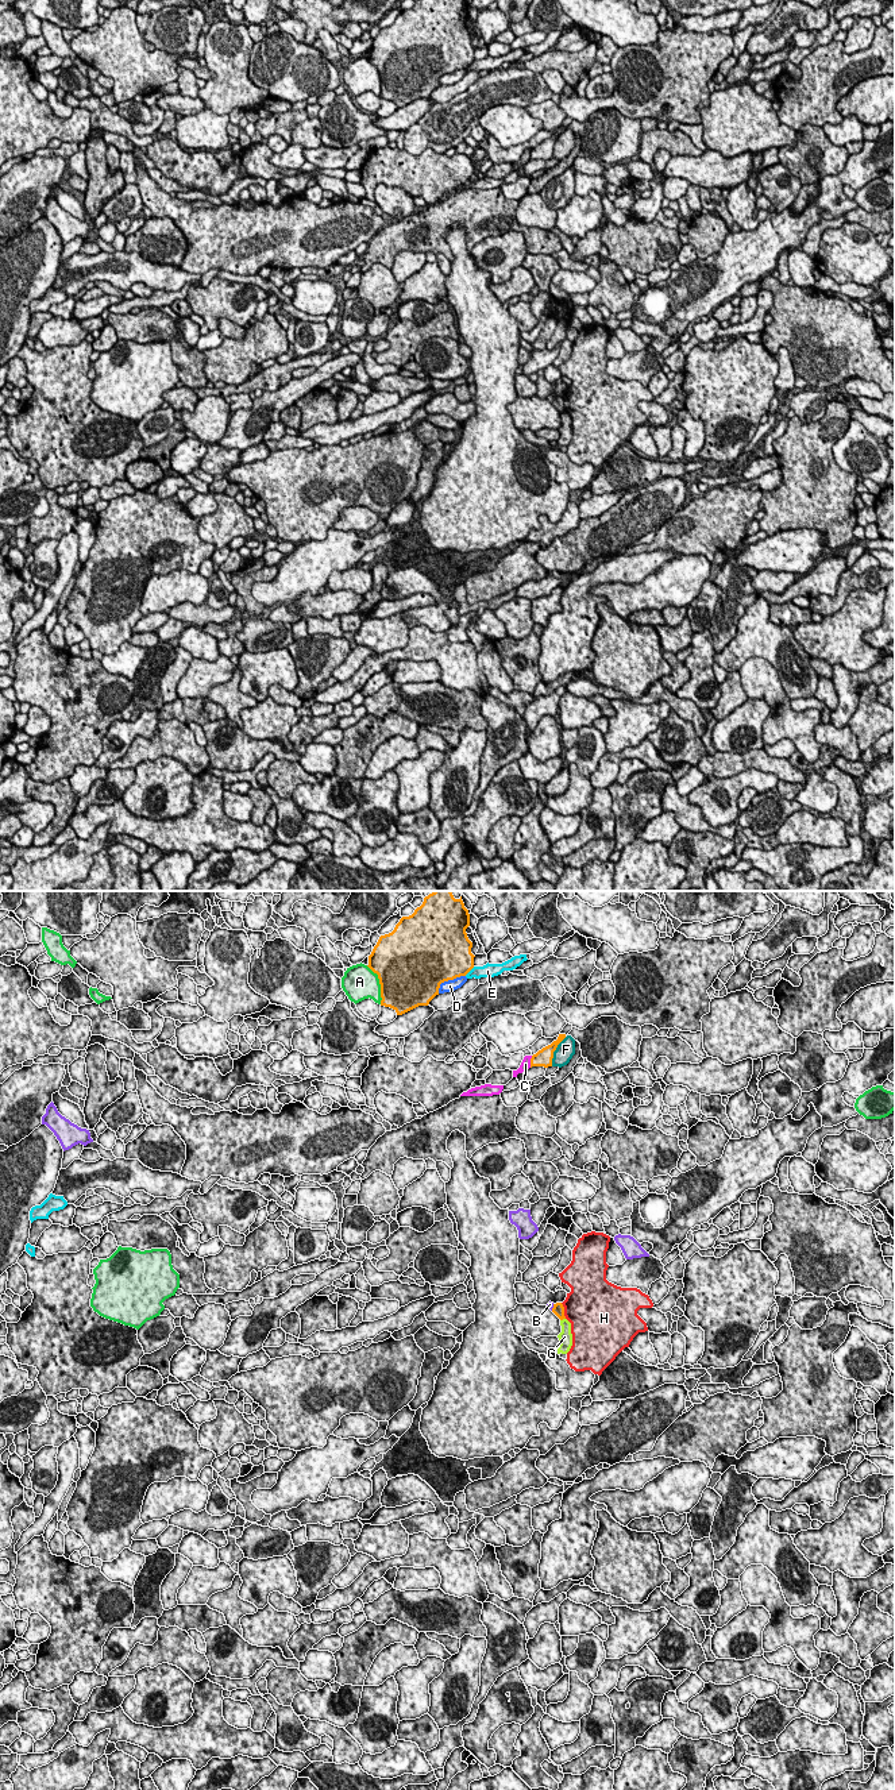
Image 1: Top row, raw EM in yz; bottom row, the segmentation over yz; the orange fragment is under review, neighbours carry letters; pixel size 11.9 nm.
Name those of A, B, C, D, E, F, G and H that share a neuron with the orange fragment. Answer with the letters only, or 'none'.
none

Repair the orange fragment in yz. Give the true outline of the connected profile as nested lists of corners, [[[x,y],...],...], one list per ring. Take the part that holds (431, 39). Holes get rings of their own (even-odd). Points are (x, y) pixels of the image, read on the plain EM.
[[[417,0],[412,8],[402,9],[391,26],[381,28],[367,58],[378,67],[381,99],[402,108],[418,99],[428,99],[439,88],[441,76],[466,69],[474,61],[475,50],[466,26],[468,19],[466,0]]]

